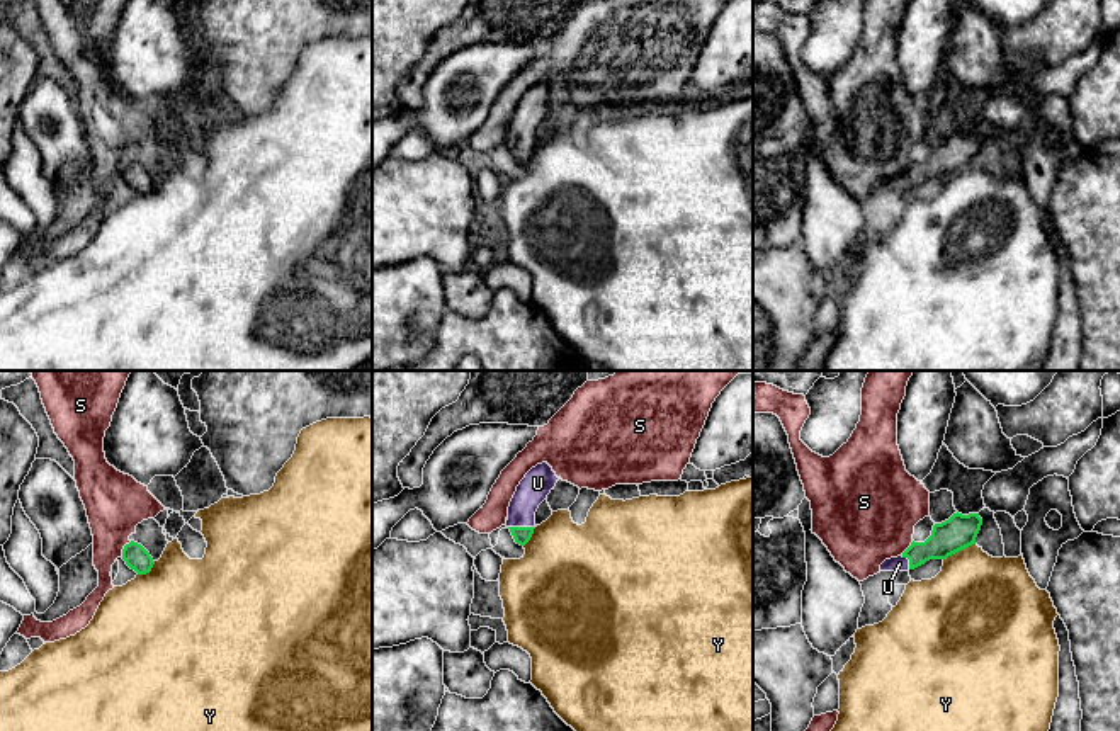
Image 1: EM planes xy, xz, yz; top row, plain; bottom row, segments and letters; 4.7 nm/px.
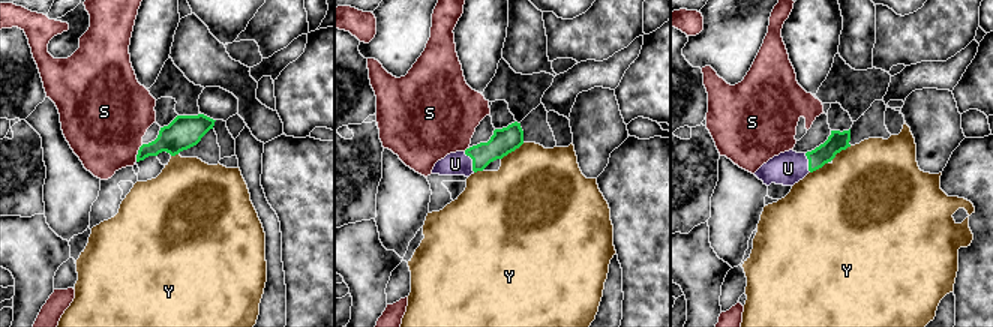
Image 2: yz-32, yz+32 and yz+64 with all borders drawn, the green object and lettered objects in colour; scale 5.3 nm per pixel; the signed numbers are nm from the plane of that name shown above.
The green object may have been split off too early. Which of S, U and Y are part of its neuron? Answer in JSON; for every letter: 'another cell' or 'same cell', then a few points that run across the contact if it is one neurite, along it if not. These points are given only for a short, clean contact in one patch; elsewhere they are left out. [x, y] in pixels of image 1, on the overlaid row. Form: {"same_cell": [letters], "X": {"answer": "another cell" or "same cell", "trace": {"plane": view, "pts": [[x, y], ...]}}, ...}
{"same_cell": ["U"], "S": {"answer": "another cell", "trace": {"plane": "xy", "pts": [[131, 541], [121, 555]]}}, "U": {"answer": "same cell", "trace": {"plane": "xz", "pts": [[520, 534], [522, 527], [522, 507], [537, 483]]}}, "Y": {"answer": "another cell", "trace": {"plane": "yz", "pts": [[974, 543], [944, 560]]}}}

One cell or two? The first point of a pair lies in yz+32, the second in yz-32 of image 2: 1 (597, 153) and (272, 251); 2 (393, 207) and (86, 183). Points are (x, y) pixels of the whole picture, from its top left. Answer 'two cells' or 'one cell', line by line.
1: one cell
2: one cell

